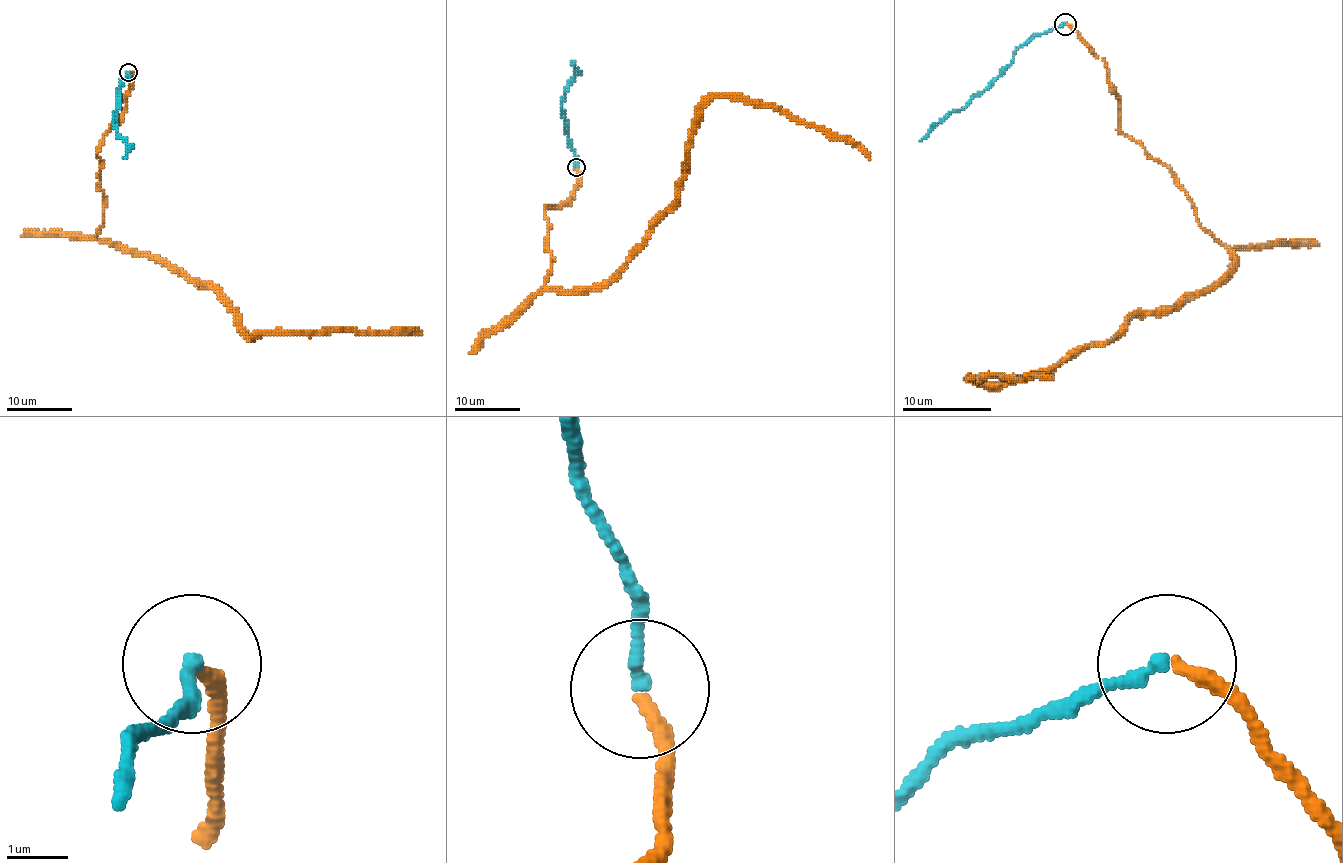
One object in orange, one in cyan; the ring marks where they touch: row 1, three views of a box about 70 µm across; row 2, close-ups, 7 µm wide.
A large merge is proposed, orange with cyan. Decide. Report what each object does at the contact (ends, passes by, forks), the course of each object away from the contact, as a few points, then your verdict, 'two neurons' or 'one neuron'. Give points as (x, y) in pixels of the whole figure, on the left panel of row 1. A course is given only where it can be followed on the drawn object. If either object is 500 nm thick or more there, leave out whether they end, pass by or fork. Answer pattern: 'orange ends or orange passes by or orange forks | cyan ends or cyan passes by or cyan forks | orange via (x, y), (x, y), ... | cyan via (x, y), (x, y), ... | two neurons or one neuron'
orange ends | cyan ends | orange via (129, 73), (124, 114), (96, 153), (106, 202), (99, 238), (155, 255), (206, 283), (248, 335), (422, 330) | cyan via (129, 73), (122, 81), (119, 107), (114, 117), (114, 129), (127, 145), (124, 158) | one neuron

